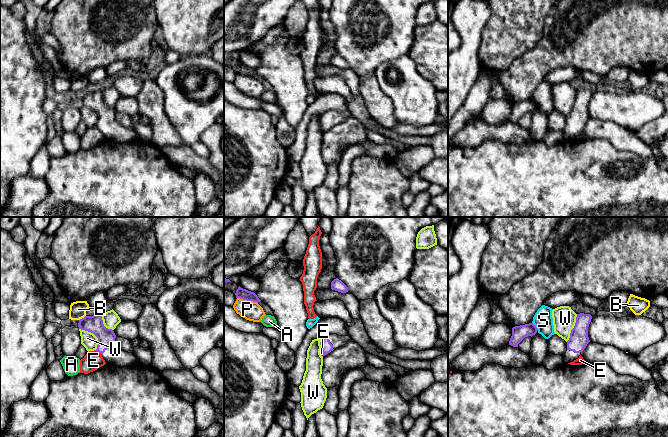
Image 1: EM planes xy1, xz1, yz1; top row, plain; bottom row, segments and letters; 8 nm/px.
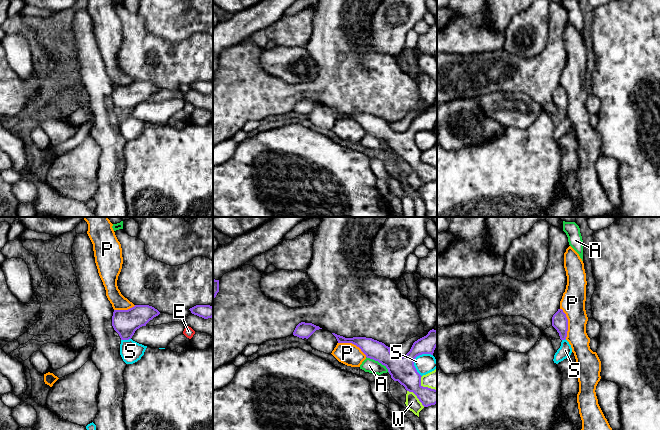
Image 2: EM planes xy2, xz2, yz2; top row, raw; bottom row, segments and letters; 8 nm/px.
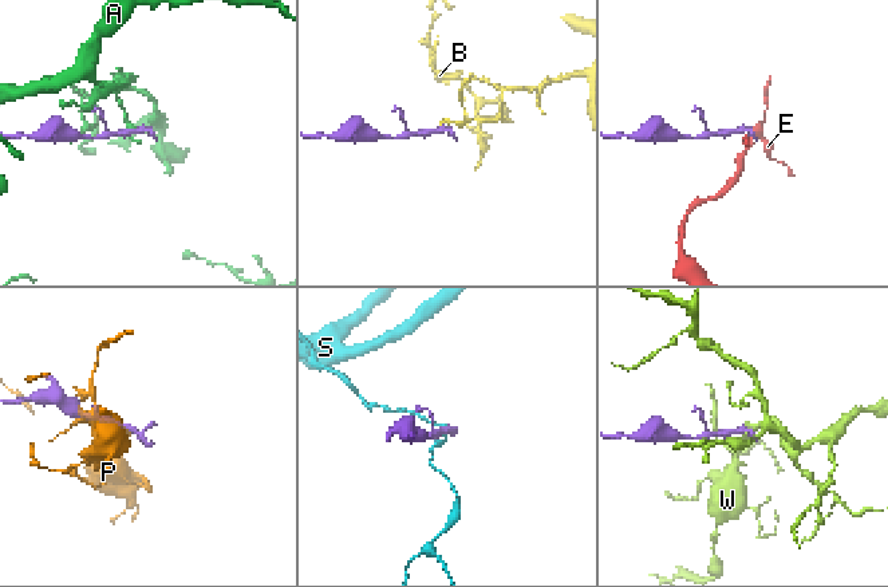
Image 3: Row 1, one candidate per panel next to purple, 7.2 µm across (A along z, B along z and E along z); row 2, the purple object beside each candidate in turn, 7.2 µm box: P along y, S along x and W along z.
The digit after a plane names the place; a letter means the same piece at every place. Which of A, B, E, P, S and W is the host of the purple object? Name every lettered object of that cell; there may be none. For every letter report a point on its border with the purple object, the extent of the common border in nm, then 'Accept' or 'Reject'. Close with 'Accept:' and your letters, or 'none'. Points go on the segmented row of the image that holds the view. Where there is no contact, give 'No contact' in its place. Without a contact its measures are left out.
A: Touches purple at xz2 (378, 361). Shared border 240 nm. Reject
B: Touches purple at xy1 (82, 318). Shared border 70 nm. Reject
E: Touches purple at xy1 (99, 352). Shared border 60 nm. Reject
P: Touches purple at yz2 (567, 323). Shared border 260 nm. Reject
S: Touches purple at xz2 (413, 360). Shared border 200 nm. Reject
W: Touches purple at xy1 (94, 334). Shared border 220 nm. Reject
Accept: none

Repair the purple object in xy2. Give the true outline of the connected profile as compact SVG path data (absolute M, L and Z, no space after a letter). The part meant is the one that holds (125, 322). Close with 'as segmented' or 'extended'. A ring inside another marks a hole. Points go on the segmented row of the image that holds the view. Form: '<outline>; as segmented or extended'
M135 305L128 310L114 310L112 326L121 340L129 340L135 331L158 316L160 312L149 305Z; as segmented

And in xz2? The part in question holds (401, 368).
M432 329L428 334L415 341L405 356L395 356L390 347L384 343L366 337L345 338L332 333L338 343L352 343L359 347L367 358L384 365L391 378L398 381L409 392L413 392L424 407L437 403L437 390L421 385L421 375L414 366L414 359L422 354L433 355L437 347L437 331Z; as segmented

